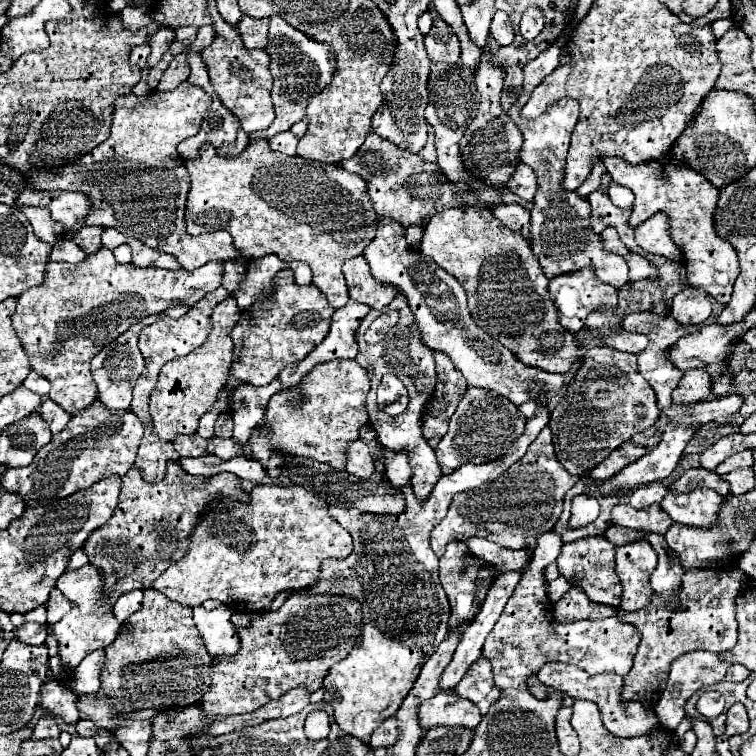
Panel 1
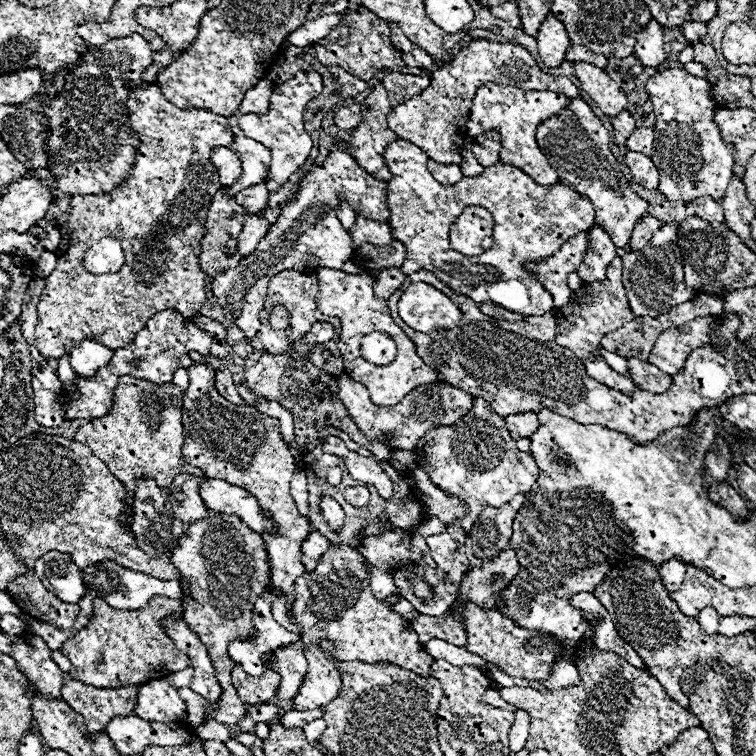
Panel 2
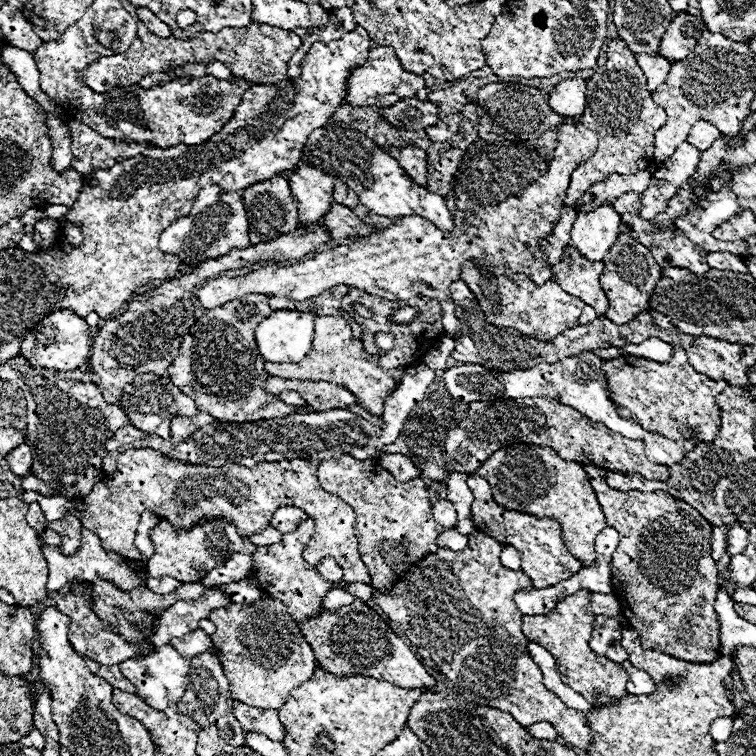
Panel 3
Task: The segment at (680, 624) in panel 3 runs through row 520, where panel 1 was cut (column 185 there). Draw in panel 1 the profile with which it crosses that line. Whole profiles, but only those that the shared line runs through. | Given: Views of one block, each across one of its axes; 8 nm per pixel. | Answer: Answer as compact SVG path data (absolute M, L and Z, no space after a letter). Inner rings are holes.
M154 588L144 590L144 602L138 612L134 612L118 632L118 638L106 646L106 662L100 672L102 688L98 694L78 694L76 706L80 720L92 720L98 728L114 732L122 726L122 720L132 718L154 718L154 714L136 714L138 710L156 710L164 712L170 708L186 708L192 704L202 704L202 696L210 688L210 664L214 658L208 654L204 638L200 636L196 624L192 622L192 608L186 608L178 602L170 602L164 594Z

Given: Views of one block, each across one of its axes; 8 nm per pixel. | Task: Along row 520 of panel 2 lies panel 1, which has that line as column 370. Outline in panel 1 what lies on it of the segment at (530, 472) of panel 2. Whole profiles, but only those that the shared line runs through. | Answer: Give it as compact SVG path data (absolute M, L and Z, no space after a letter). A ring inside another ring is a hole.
M354 440L348 446L348 464L346 464L346 472L358 476L358 478L368 478L374 472L374 460L368 452L366 442L362 440Z

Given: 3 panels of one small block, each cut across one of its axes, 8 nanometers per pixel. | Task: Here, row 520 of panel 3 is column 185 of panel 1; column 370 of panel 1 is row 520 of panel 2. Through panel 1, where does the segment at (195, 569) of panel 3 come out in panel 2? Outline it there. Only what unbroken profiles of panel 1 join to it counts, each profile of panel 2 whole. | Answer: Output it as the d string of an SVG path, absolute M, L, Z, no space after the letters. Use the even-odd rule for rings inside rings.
M208 510L208 518L192 524L178 540L178 548L172 552L172 562L180 572L184 620L208 648L222 688L220 700L214 704L208 704L208 700L190 688L178 688L182 700L188 704L188 724L198 728L204 722L204 714L210 714L222 724L238 724L244 716L244 702L232 686L230 674L234 662L228 656L228 644L236 638L250 638L254 632L252 610L258 596L264 592L270 574L266 544L262 536L250 530L238 516L216 516L216 512Z

